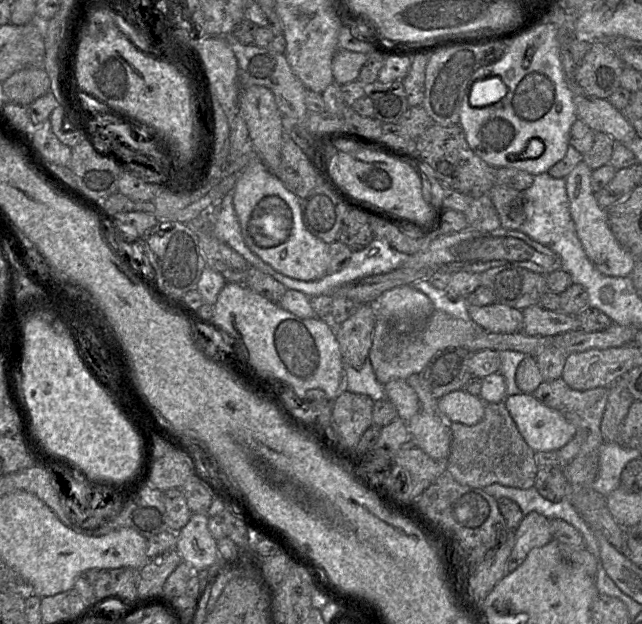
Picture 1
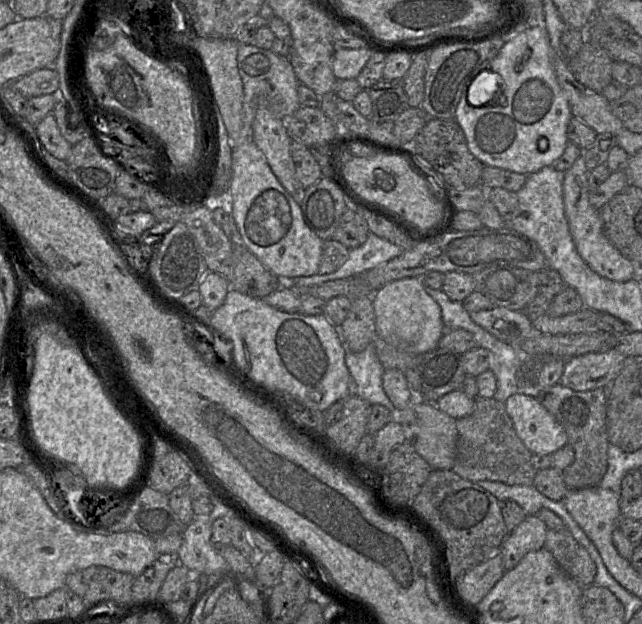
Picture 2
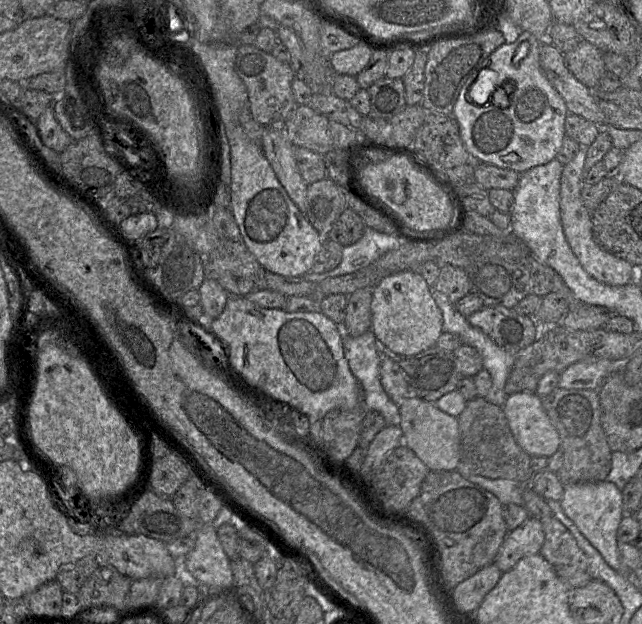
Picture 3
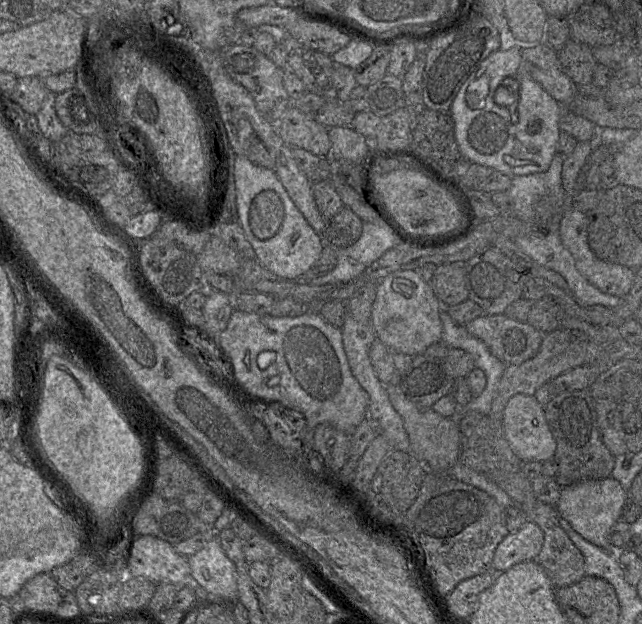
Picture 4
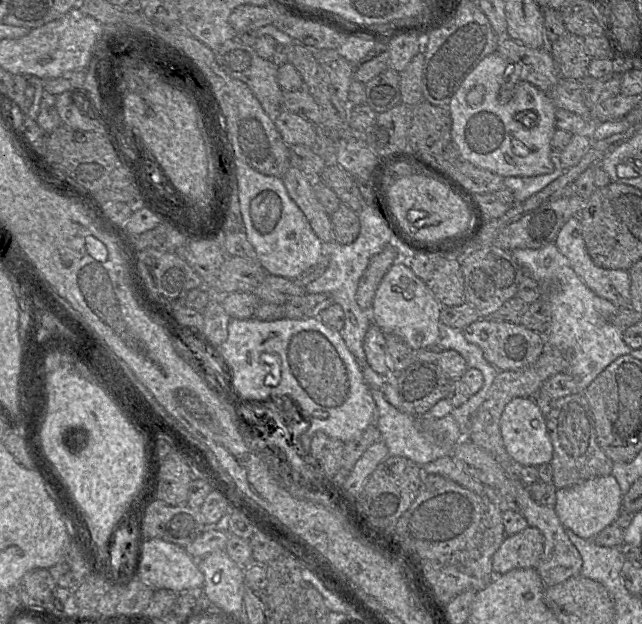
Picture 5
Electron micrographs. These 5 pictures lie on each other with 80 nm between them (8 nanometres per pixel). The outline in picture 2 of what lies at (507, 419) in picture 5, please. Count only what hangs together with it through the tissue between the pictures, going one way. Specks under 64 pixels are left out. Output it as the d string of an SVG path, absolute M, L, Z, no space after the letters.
M514 394L504 402L516 434L533 454L552 455L568 444L565 430L531 394Z

